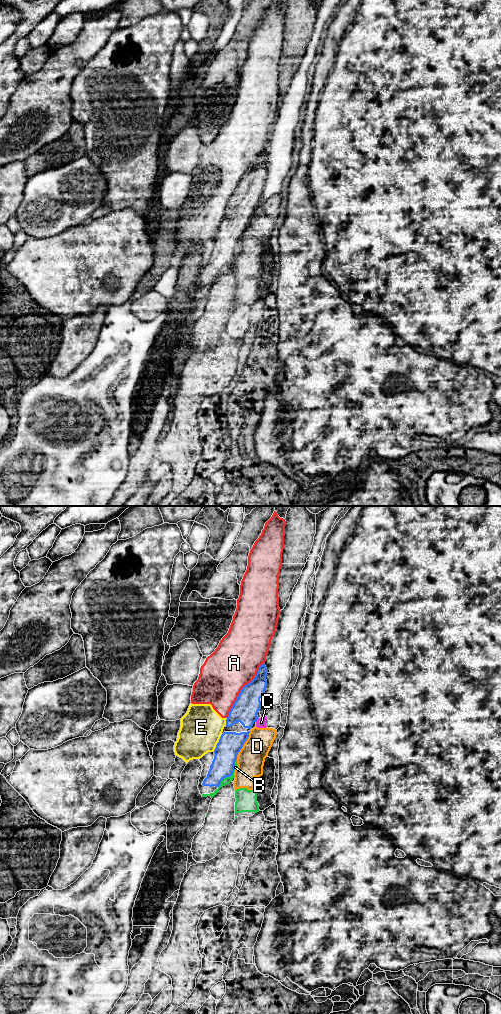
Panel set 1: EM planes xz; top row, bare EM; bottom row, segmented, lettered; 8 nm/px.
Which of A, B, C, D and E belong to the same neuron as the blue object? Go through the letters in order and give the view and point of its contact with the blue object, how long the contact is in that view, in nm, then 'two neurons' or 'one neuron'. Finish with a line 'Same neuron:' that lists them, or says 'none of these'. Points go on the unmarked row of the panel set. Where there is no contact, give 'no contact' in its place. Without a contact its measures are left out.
A: meets blue in xz at (242, 177); contact 550 nm long; two neurons
B: meets blue in xz at (222, 267); contact 130 nm long; two neurons
C: meets blue in xz at (257, 207); contact 50 nm long; two neurons
D: meets blue in xz at (243, 232); contact 260 nm long; two neurons
E: meets blue in xz at (217, 231); contact 140 nm long; two neurons
Same neuron: none of these

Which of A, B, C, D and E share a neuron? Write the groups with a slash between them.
A E / B C D

